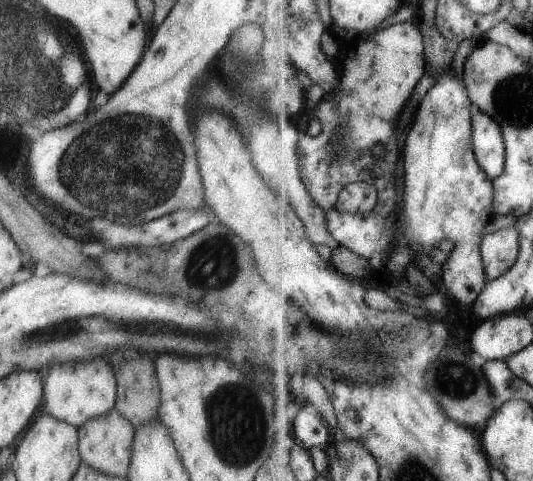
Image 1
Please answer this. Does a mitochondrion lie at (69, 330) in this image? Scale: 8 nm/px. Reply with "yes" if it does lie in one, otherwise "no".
yes

